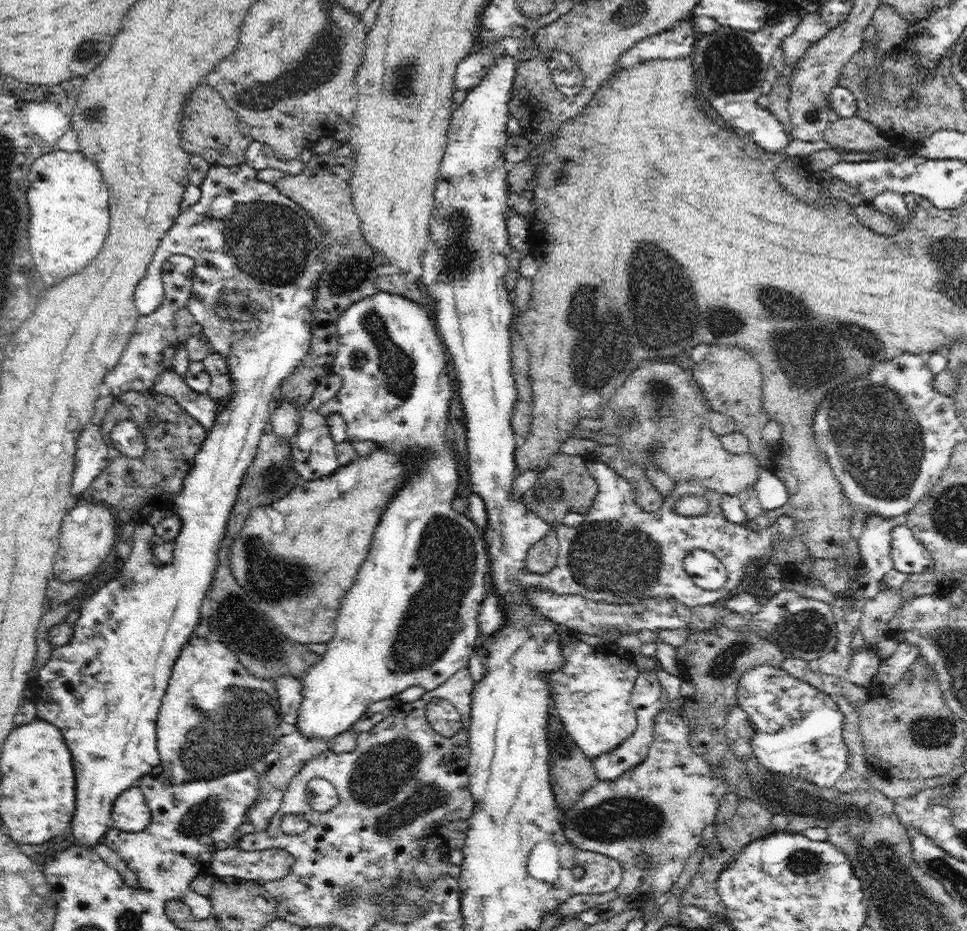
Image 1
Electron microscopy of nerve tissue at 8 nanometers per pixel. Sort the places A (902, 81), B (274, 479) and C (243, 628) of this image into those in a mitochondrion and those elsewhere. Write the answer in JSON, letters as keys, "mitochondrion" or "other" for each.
{"A":"mitochondrion","B":"mitochondrion","C":"mitochondrion"}

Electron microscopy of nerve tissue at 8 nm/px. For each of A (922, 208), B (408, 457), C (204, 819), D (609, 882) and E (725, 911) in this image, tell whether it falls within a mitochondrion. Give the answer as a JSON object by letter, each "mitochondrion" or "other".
{"A":"other","B":"other","C":"mitochondrion","D":"other","E":"other"}

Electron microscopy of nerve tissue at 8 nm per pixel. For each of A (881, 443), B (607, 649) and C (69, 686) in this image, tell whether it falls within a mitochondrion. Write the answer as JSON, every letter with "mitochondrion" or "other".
{"A":"mitochondrion","B":"other","C":"other"}

